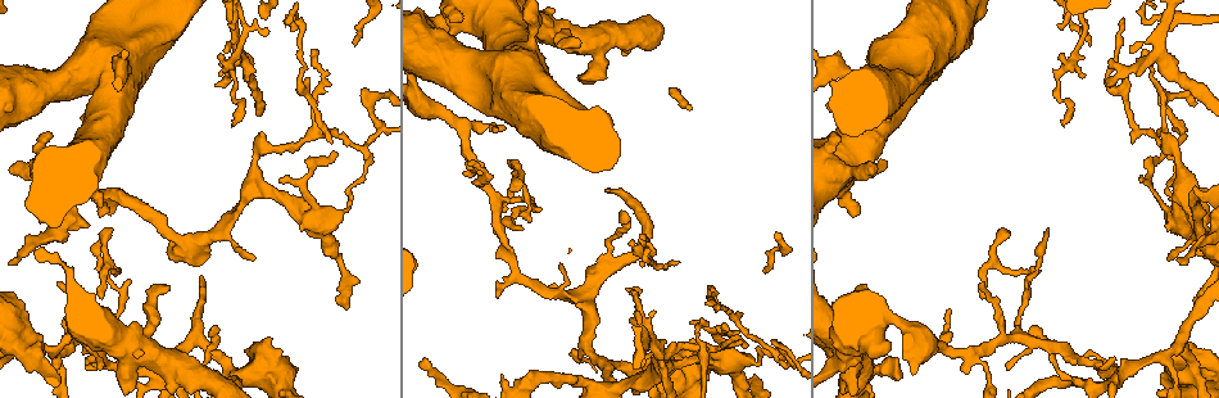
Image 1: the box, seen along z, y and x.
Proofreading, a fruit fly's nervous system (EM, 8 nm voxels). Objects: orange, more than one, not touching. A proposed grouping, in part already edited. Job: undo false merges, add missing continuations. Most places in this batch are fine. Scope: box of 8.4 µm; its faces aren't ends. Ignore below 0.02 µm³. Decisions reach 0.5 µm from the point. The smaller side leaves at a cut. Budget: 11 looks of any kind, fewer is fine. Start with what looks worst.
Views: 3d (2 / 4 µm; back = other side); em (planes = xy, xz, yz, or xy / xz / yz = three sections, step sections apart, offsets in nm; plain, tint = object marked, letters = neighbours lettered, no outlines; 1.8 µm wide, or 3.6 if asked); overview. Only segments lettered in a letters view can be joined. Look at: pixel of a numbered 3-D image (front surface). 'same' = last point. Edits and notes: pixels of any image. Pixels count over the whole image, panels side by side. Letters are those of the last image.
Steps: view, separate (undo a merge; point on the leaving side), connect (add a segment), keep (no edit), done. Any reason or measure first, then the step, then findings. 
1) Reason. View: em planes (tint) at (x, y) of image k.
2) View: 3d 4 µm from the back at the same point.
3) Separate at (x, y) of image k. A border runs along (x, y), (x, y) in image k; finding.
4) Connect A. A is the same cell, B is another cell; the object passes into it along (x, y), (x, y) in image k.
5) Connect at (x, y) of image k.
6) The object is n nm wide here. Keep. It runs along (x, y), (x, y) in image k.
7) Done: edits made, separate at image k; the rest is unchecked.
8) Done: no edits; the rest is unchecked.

Calibre changes. View: 3d 4 µm at (718, 363) of image 1.

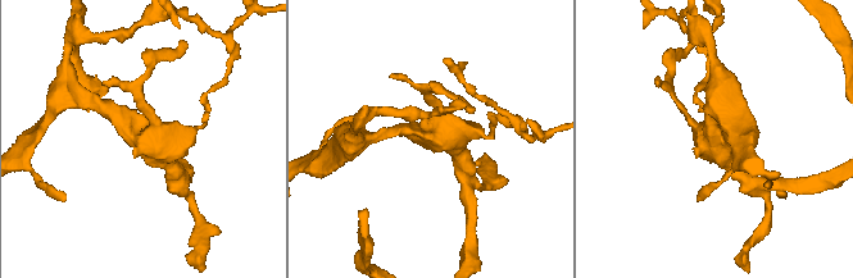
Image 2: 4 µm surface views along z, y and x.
4 arms meet here. View: em 3.6 µm xy step 16 (letters) at (431, 131) of image 2.

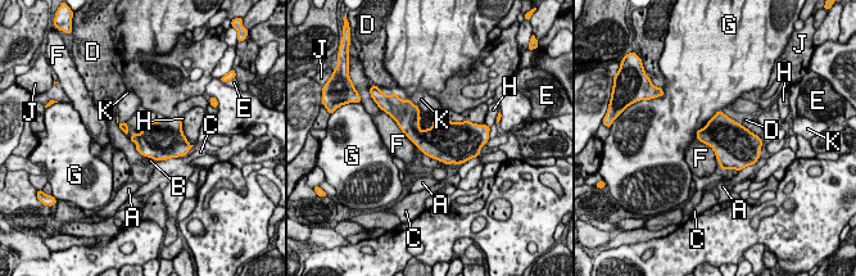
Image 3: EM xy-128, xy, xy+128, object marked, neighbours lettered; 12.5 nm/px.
View: em 3.6 µm planes (letters) at the same point.

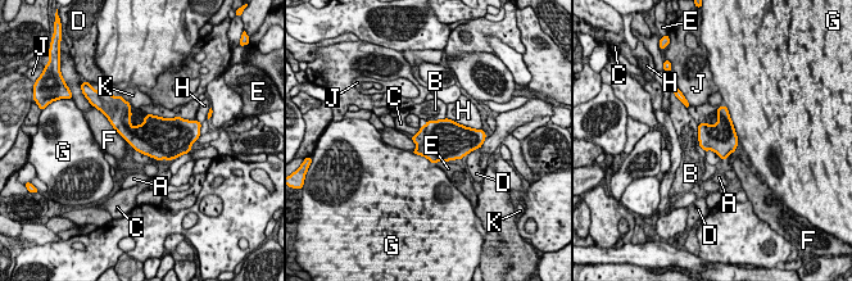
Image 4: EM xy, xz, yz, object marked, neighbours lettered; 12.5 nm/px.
Keep. A, B, C, D, E, F, G, H, J and K are other cells; a border runs along (134, 148), (159, 161) in image 4; all the same neuron.

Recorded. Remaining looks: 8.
Branch stops here. View: 3d 2 µm at (636, 315) of image 1.

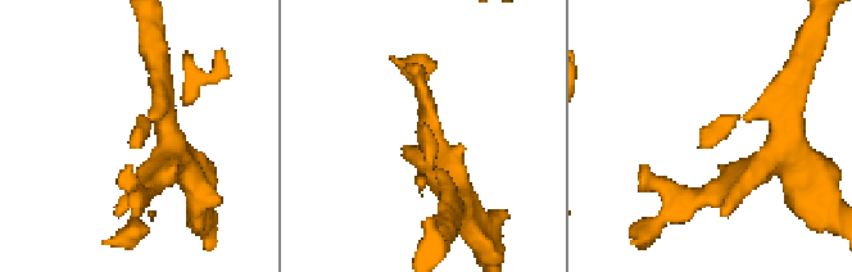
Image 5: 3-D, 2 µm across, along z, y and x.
View: em xz step 4 (letters) at (132, 147) of image 5.

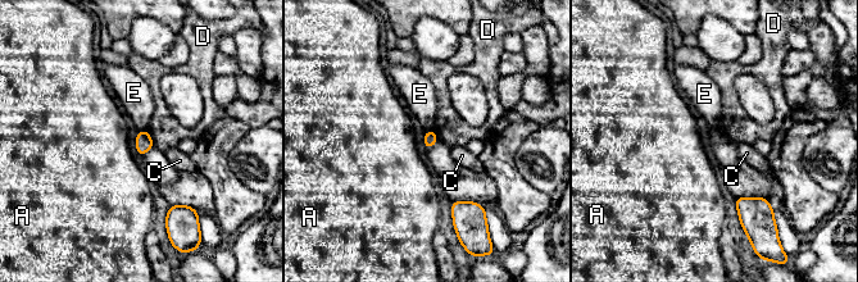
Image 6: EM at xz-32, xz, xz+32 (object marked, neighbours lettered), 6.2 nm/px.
View: em planes (letters) at the same point.

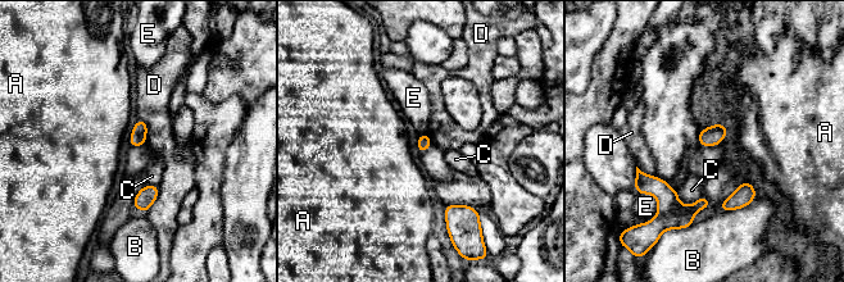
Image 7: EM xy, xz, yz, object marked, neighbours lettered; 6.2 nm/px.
Keep. A, B, C, D and E are other cells; a border runs along (139, 118), (146, 124), (144, 144) in image 7; none of them fits.

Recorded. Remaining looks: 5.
Three-way junction. View: em planes (tint) at (1019, 339) of image 1.

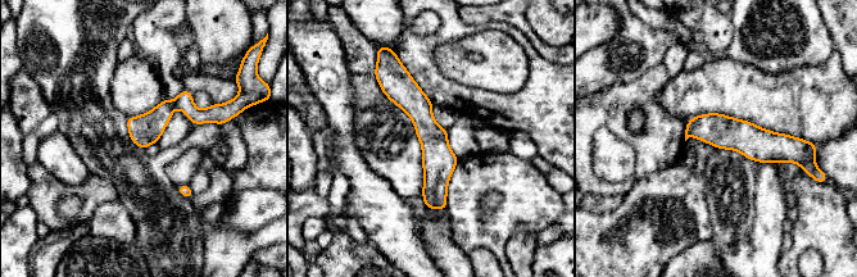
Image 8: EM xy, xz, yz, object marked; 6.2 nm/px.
View: em planes (letters) at the same point.

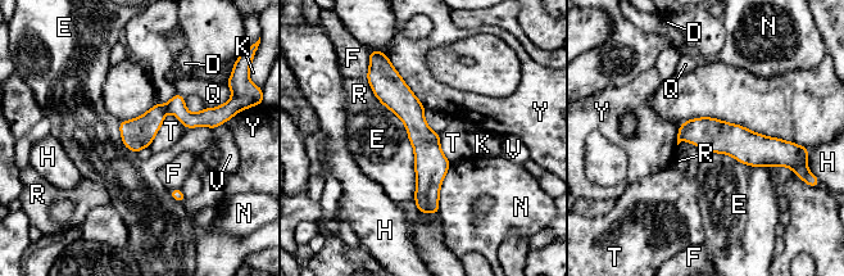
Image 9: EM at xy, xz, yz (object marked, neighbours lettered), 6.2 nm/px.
The object is 190 nm wide here. Keep. D, E, F, H, K, N, Q, R, T, V and Y are other cells; a border runs along (382, 104), (413, 149), (414, 199) in image 9; all the same neuron.

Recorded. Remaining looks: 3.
Abrupt turn. View: 3d 4 µm at (745, 331) of image 1.

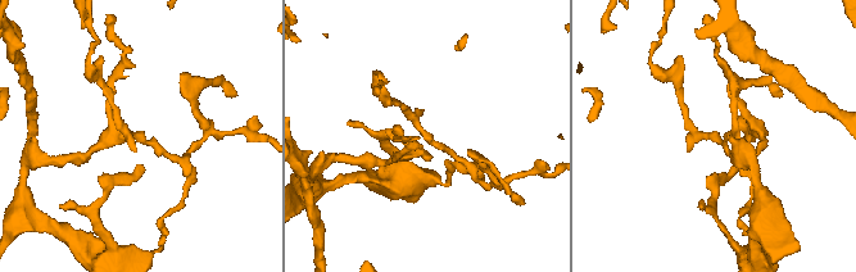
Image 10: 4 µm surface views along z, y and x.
Shape alone is not enough. View: em yz step 16 (letters) at (715, 137) of image 10.

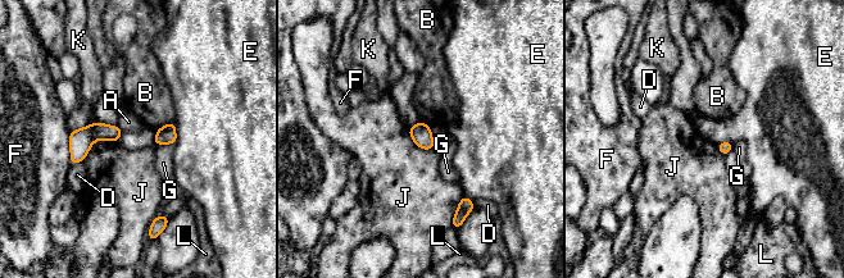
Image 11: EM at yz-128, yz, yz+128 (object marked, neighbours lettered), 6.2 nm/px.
The longest contact is with J, 240 nm. Keep. A, B, D, E, F, G, J, K and L are other cells; a border runs along (117, 141), (96, 140), (84, 159) in image 11; continuous, no second neuron.

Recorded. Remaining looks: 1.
Done: no edits; the rest is unchecked.

